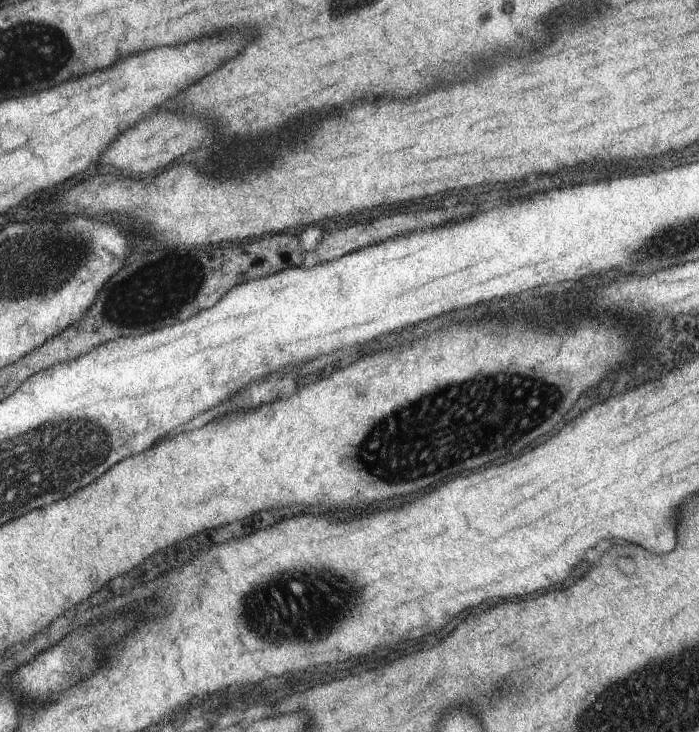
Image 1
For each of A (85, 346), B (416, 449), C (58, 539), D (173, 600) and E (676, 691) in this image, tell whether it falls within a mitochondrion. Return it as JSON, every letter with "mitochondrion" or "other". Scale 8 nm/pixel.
{"A":"other","B":"mitochondrion","C":"other","D":"other","E":"mitochondrion"}

